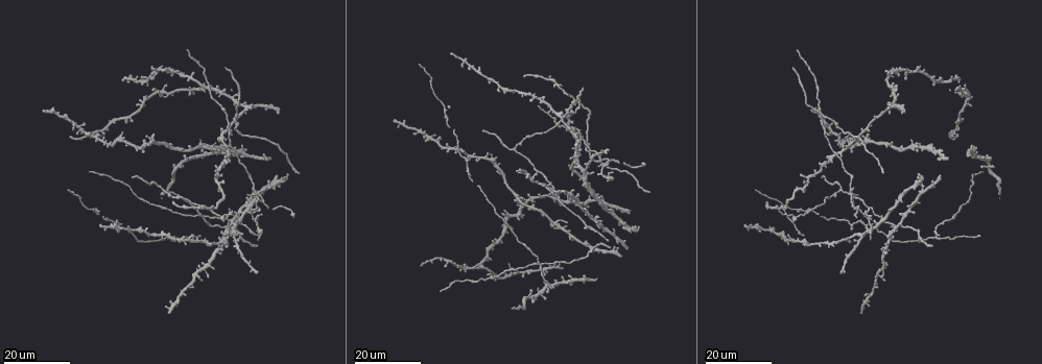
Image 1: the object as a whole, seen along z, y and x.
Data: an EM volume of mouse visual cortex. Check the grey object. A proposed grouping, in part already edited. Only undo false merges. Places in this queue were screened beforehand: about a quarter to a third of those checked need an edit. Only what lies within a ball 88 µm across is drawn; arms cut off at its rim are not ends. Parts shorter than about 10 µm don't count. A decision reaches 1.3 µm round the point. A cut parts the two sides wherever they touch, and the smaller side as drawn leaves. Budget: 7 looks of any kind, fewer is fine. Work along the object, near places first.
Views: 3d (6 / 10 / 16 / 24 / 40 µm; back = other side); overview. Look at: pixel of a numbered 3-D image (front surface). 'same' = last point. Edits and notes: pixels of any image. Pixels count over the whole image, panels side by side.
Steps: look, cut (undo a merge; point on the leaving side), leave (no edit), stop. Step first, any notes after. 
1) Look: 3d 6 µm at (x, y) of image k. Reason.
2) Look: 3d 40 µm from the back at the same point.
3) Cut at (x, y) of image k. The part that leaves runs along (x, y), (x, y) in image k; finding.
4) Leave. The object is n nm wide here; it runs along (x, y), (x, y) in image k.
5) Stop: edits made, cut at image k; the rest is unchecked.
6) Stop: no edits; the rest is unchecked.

Look: 3d 24 µm at (826, 131) of image 1. Thick turns thin.

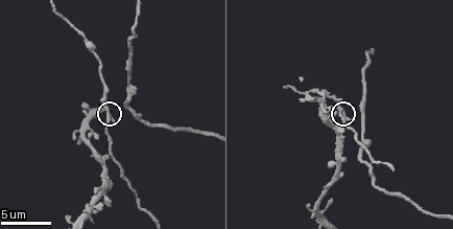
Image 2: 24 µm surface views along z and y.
Look: 3d 6 µm at (106, 116) of image 2.

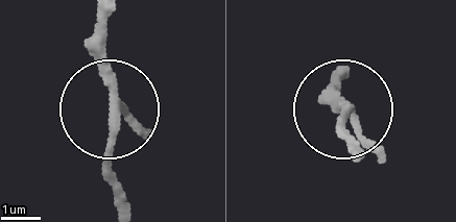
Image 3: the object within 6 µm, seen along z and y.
Leave. 3 arms meet here; one neuron here.

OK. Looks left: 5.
Look: 3d 16 µm at (840, 188) of image 1.

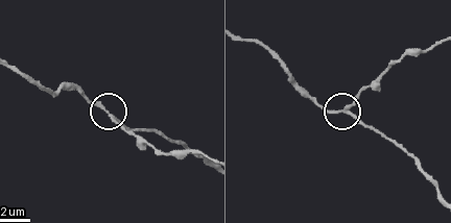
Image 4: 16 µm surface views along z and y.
Look: 3d 6 µm at (348, 113) of image 4.

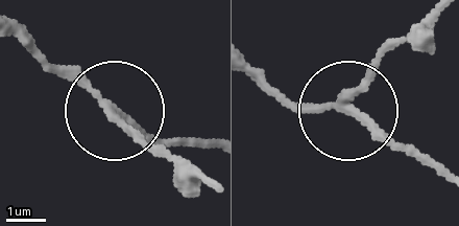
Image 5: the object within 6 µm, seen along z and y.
Cut at (139, 140) of image 5. The object is 190 nm wide here; the part that leaves runs along (115, 116), (151, 150), (211, 180) in image 5; a second neuron is stuck on.

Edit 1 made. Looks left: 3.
Look: 3d 16 µm at (257, 192) of image 1. Looks like a crossing.

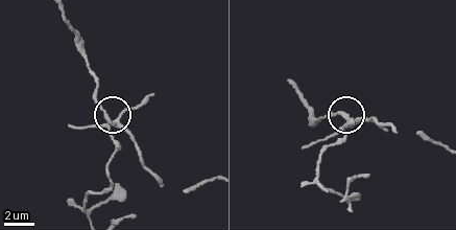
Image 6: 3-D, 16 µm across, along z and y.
Look: 3d 10 µm at (347, 118) of image 6.

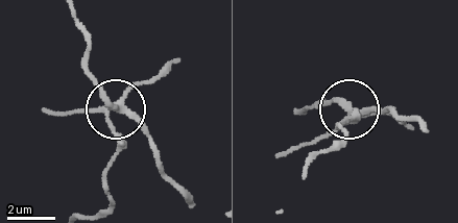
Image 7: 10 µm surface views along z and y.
Cut at (123, 142) of image 7. The object is 260 nm wide here; a second neuron is stuck on.

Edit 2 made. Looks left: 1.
Stop: edits made, cut at image 5, cut at image 7; the rest is unchecked.

